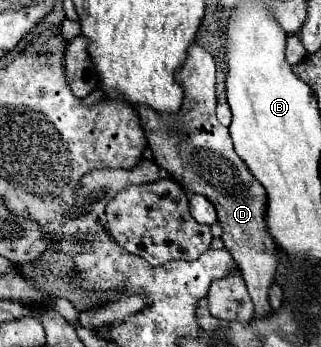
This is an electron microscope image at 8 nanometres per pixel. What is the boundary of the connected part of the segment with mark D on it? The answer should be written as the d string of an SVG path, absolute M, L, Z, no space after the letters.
M197 43L191 45L185 65L177 71L177 81L185 89L183 107L177 113L157 113L149 107L137 107L141 125L147 135L147 143L153 151L155 163L171 173L191 193L205 195L217 209L219 223L223 225L223 243L239 265L247 283L249 295L255 305L255 317L267 317L273 313L267 291L273 283L279 263L277 247L265 229L265 205L267 195L263 185L255 181L247 165L235 153L229 129L215 117L215 61Z

